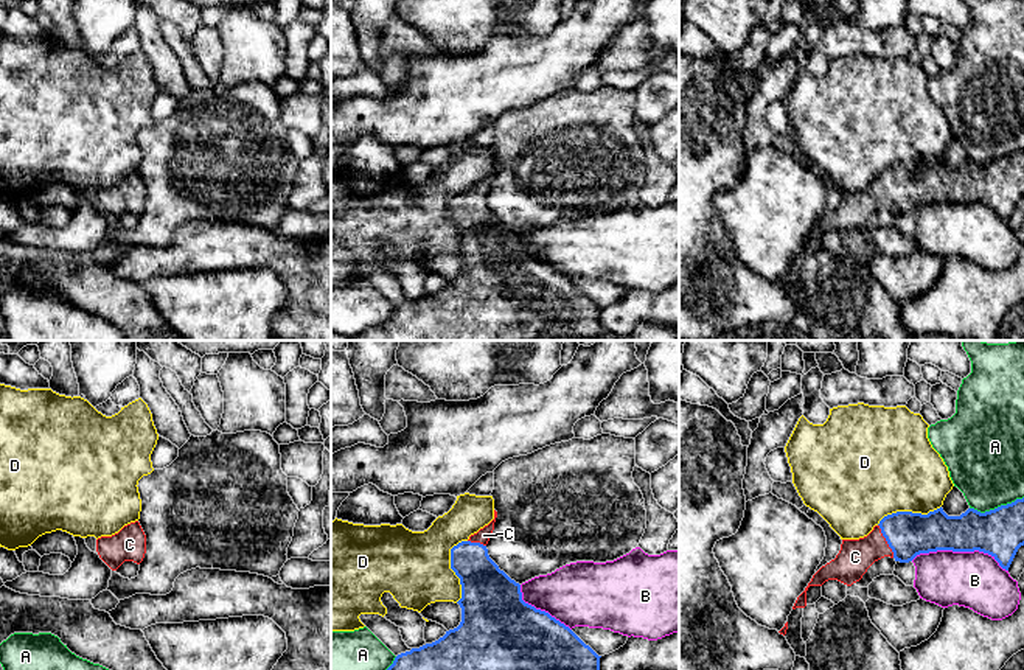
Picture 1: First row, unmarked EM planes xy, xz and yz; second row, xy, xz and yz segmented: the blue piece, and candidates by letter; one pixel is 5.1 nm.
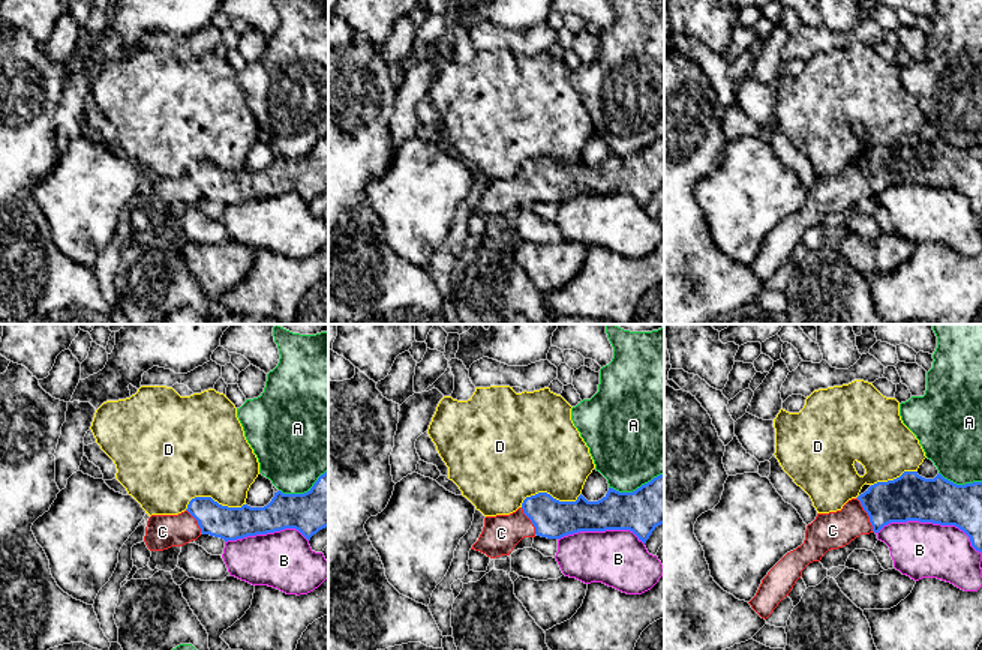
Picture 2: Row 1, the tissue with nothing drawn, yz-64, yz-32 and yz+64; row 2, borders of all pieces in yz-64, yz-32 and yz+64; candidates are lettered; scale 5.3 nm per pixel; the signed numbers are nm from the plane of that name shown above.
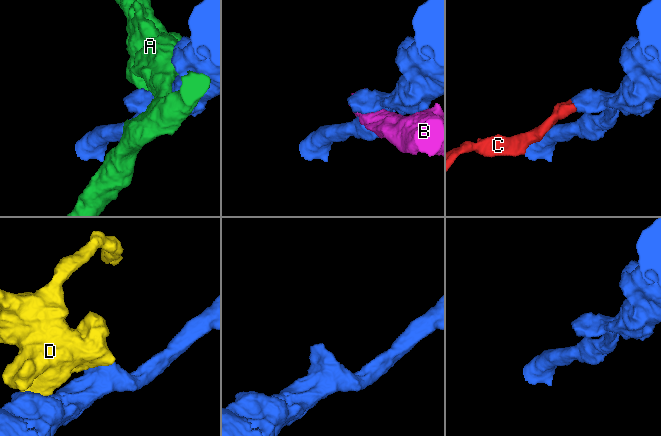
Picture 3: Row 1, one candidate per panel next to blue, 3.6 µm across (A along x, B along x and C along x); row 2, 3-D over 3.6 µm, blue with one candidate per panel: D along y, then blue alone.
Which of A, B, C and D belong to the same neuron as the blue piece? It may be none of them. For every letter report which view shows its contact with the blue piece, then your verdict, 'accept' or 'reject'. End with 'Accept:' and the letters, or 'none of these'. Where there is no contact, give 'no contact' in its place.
A: contact in yz; reject
B: contact in yz; reject
C: contact in yz; accept
D: contact in xz; reject
Accept: C

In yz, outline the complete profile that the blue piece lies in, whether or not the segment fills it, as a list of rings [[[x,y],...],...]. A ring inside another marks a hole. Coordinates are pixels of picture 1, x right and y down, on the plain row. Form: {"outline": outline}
{"outline": [[[1024,149],[985,165],[968,160],[960,168],[948,168],[942,159],[928,166],[897,163],[884,168],[867,188],[842,191],[836,210],[813,227],[792,261],[806,258],[810,238],[822,238],[828,232],[852,238],[884,208],[909,215],[920,205],[937,202],[979,202],[991,207],[1008,222],[1021,197],[1024,197]]]}

